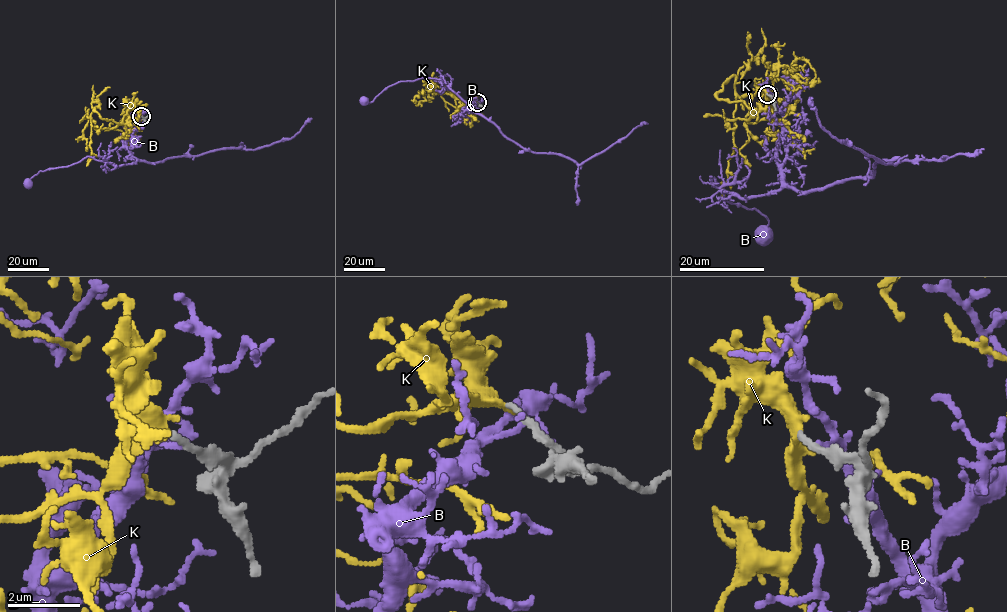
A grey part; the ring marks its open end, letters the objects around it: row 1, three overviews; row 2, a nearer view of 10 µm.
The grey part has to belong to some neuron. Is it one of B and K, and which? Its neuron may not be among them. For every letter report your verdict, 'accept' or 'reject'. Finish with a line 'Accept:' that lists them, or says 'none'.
B: reject
K: accept
Accept: K

